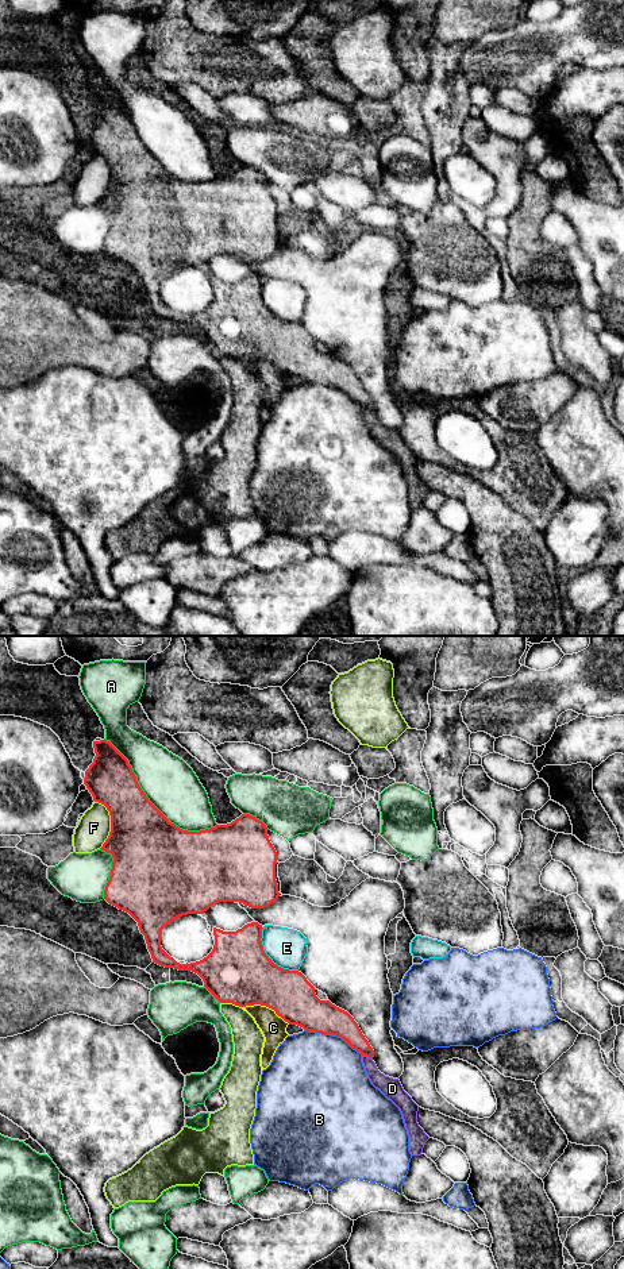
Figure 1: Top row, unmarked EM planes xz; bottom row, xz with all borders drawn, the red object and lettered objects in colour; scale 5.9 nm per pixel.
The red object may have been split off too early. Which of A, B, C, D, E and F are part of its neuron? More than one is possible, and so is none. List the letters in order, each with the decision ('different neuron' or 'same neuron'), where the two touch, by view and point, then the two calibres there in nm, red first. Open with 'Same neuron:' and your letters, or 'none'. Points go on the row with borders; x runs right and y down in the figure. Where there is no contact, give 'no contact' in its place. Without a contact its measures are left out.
Same neuron: none
A: different neuron; meets red in xz at (150, 802); 400 nm thick on the red side, 320 nm on the other
B: different neuron; meets red in xz at (334, 1034); 220 nm thick on the red side, 480 nm on the other
C: different neuron; meets red in xz at (266, 1006); 380 nm thick on the red side, 150 nm on the other
D: different neuron; meets red in xz at (368, 1056); 160 nm thick on the red side, 120 nm on the other
E: different neuron; meets red in xz at (268, 957); 400 nm thick on the red side, 240 nm on the other
F: different neuron; meets red in xz at (111, 822); 400 nm thick on the red side, 190 nm on the other

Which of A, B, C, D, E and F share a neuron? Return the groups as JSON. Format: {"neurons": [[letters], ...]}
{"neurons": [["A", "E"], ["B"], ["C"], ["D"], ["F"]]}

